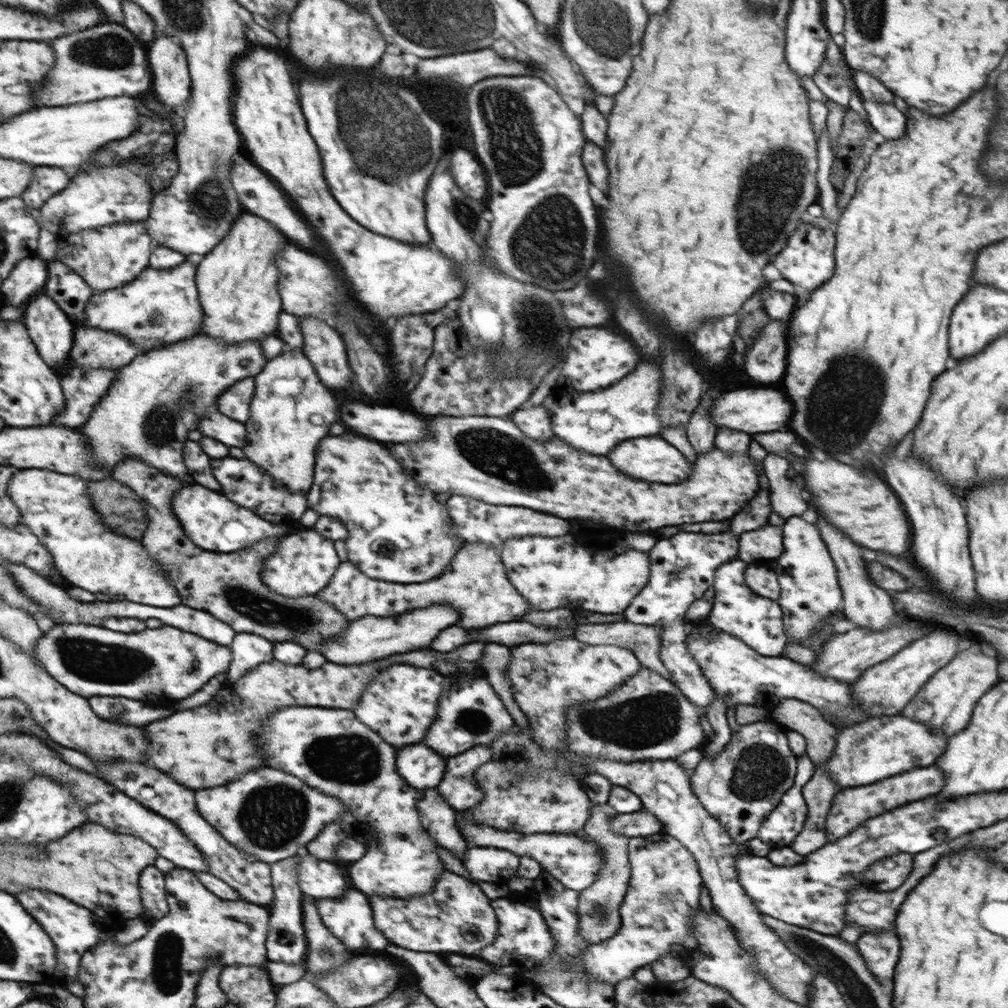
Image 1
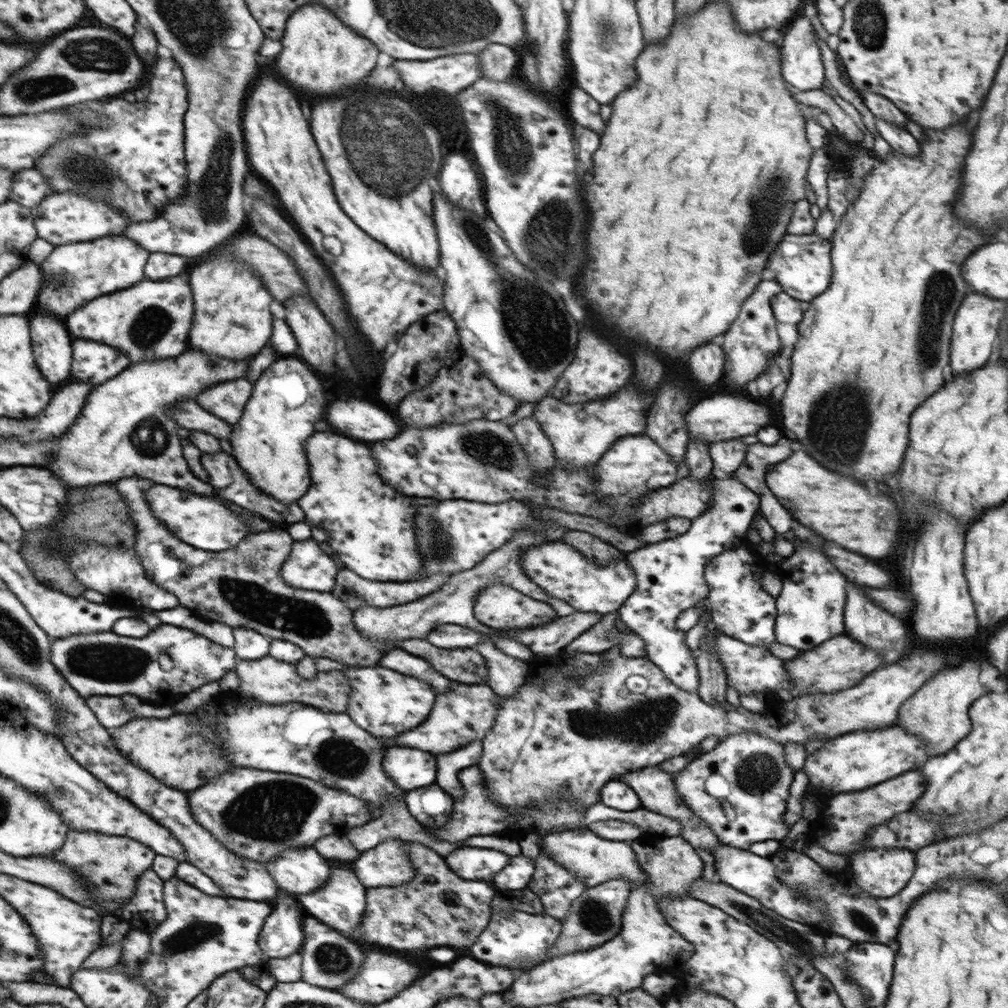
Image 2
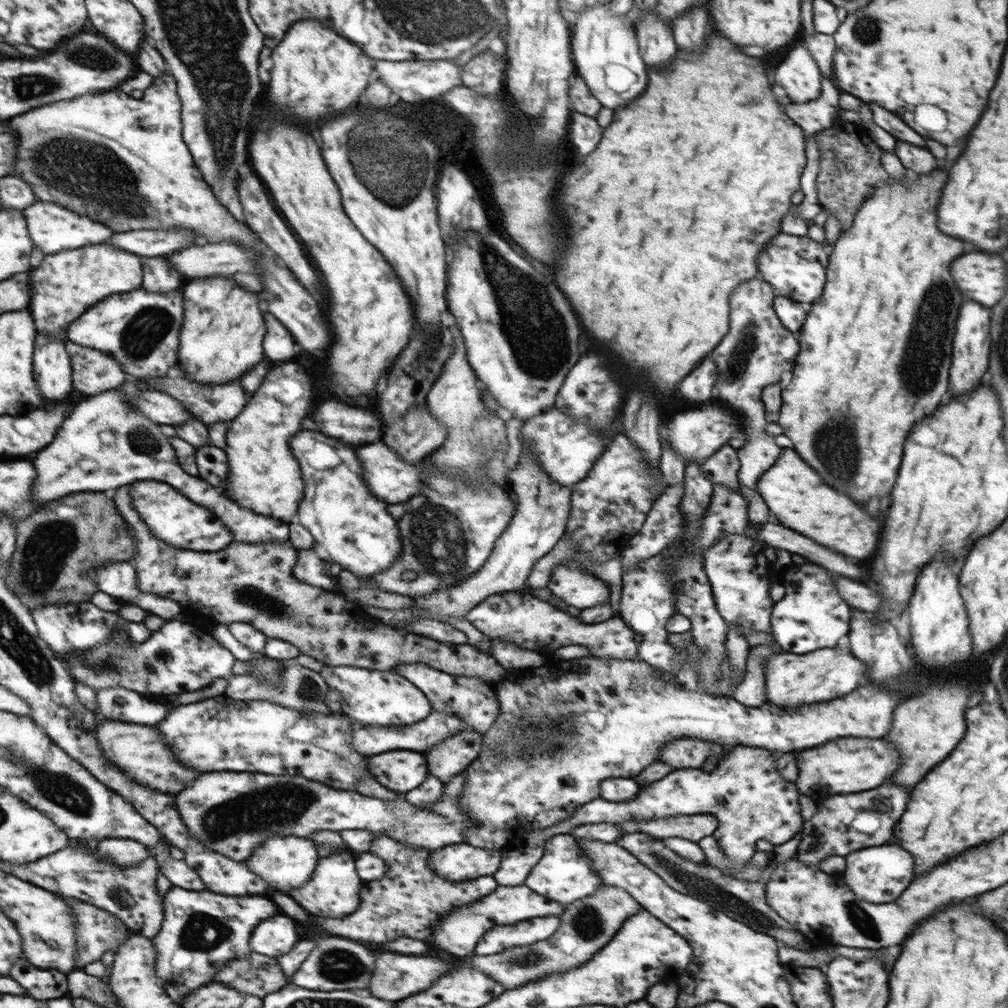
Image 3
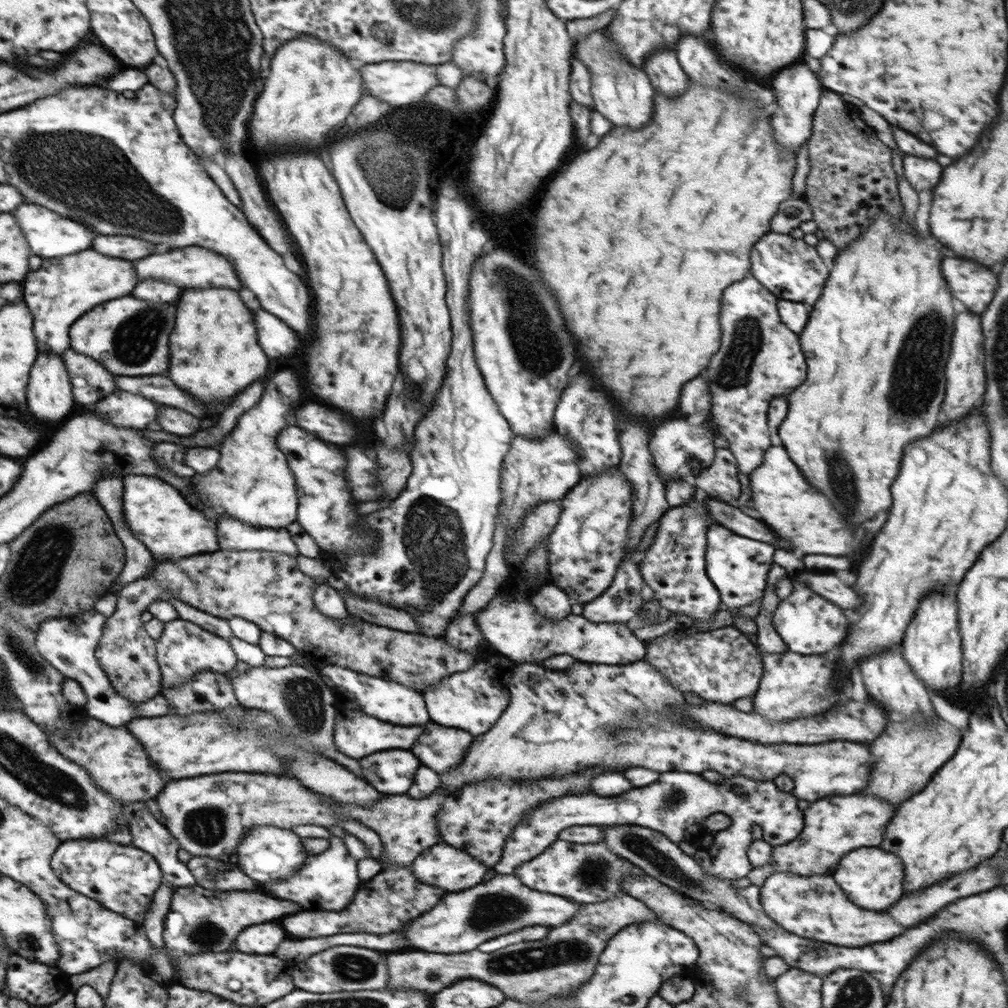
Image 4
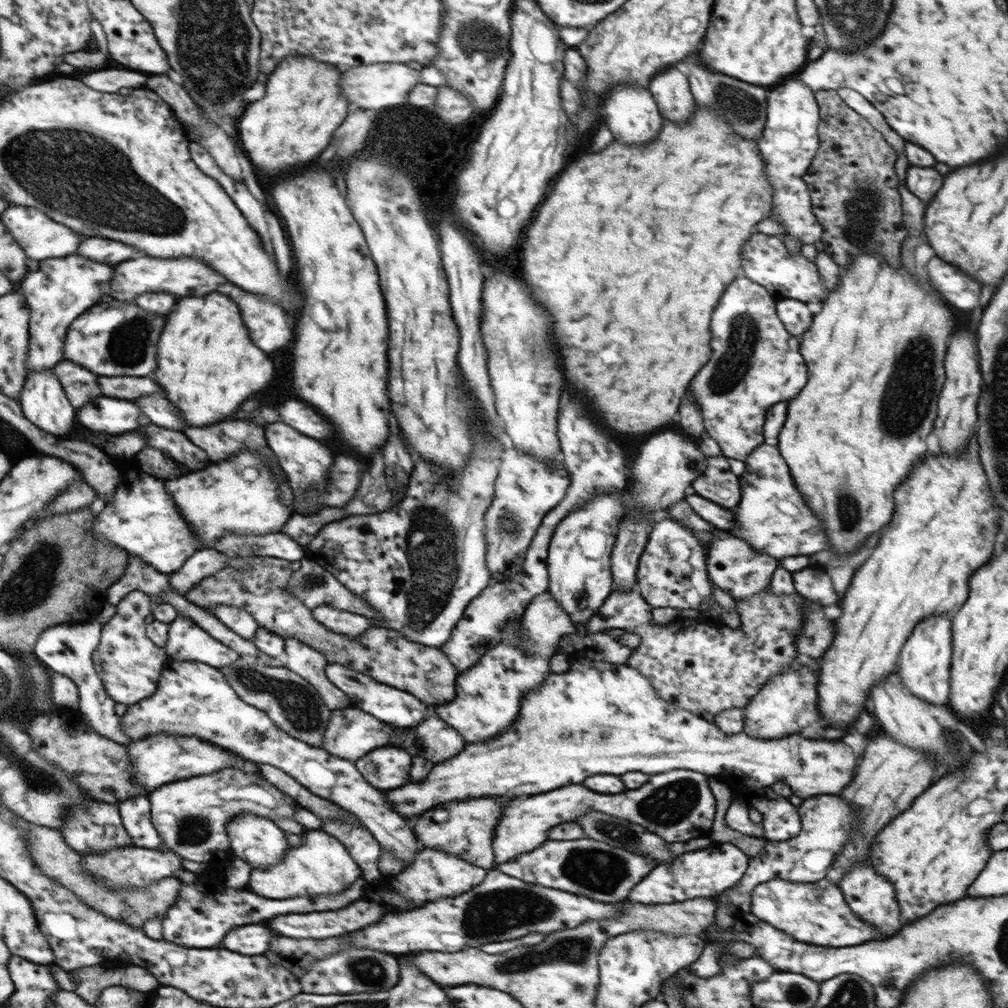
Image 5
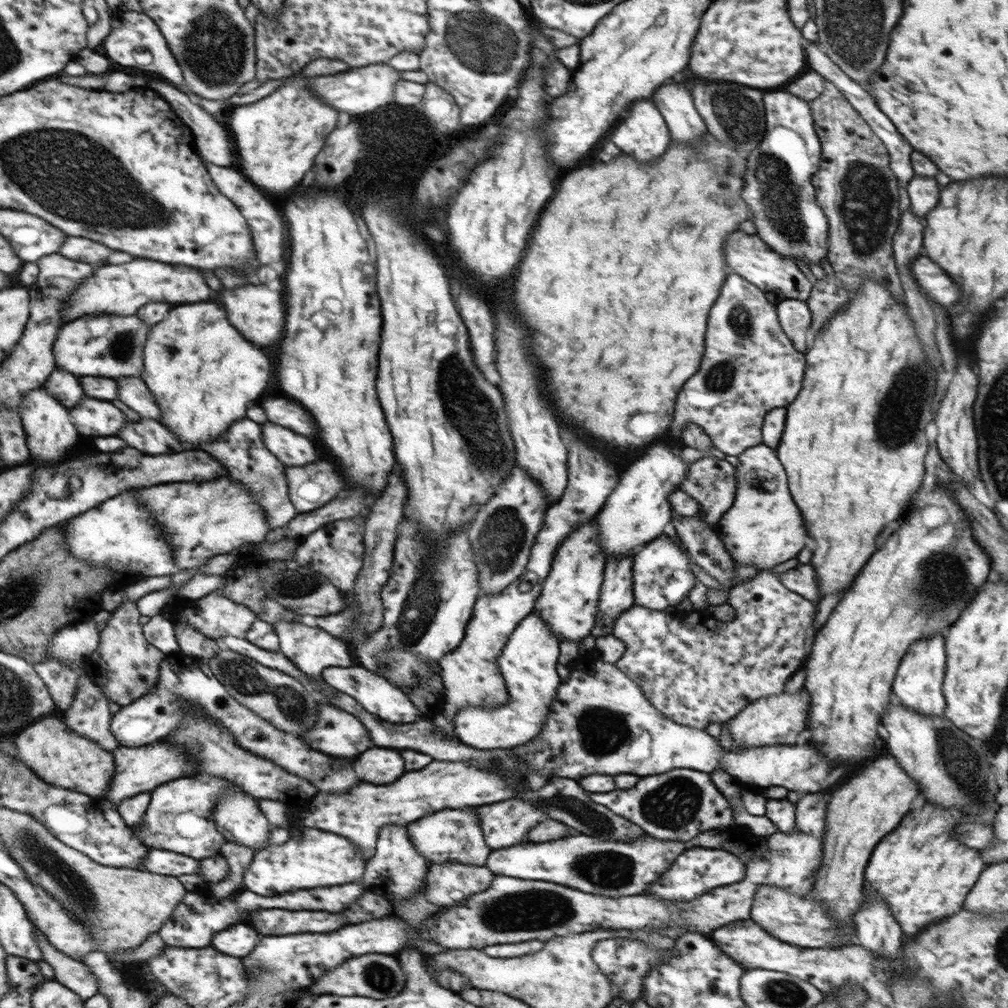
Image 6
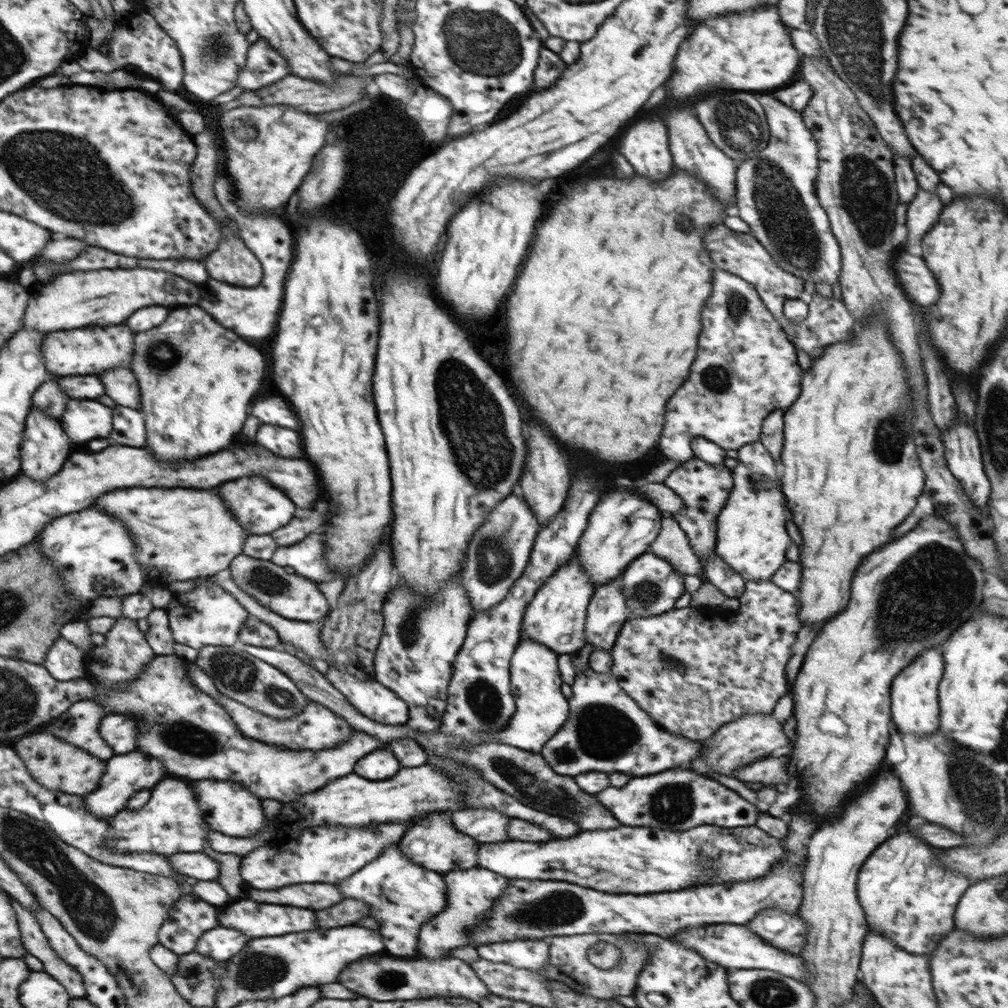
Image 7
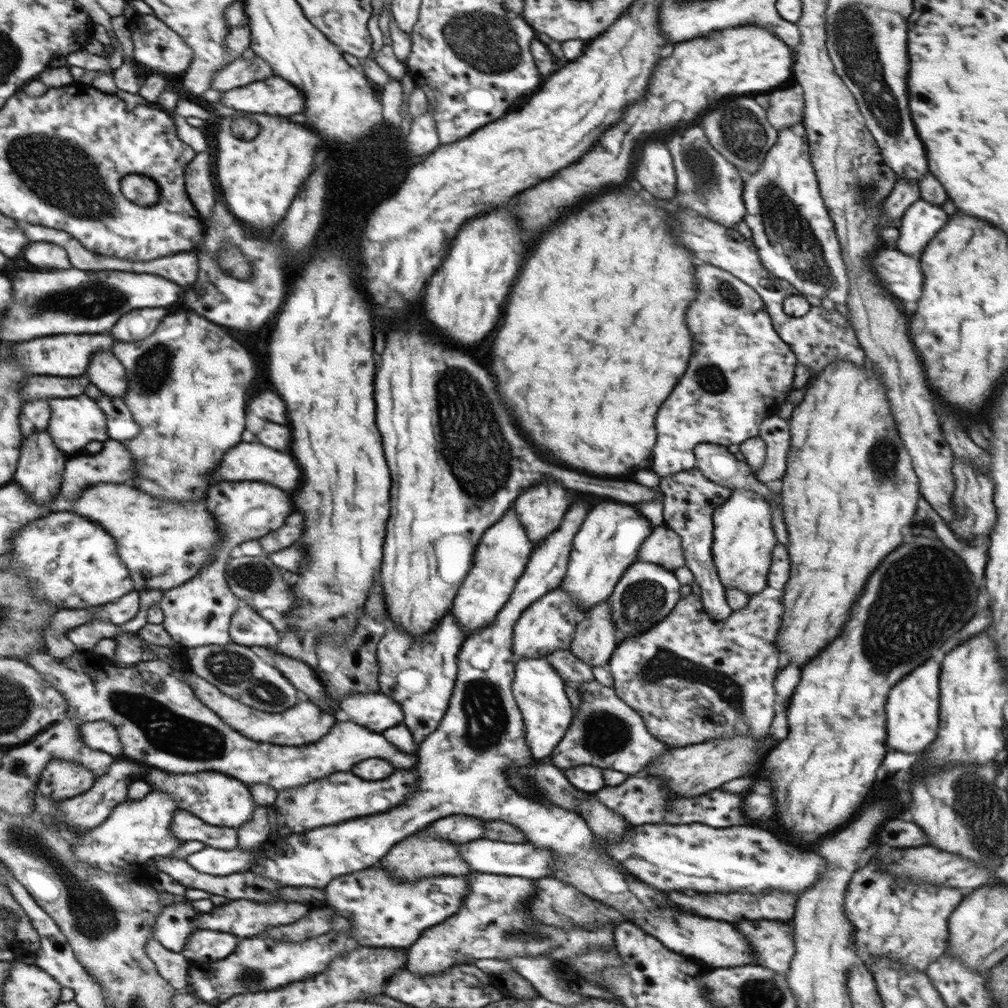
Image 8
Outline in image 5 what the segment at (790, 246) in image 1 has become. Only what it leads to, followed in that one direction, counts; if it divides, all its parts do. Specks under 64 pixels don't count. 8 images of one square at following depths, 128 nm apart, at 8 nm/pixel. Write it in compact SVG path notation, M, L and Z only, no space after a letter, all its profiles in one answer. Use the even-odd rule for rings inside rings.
M758 232L748 238L746 246L742 248L740 259L742 259L742 276L762 285L777 301L782 298L796 299L804 303L820 302L828 296L830 291L838 287L843 271L824 251L816 255L814 263L802 254L791 255L781 236L770 236Z

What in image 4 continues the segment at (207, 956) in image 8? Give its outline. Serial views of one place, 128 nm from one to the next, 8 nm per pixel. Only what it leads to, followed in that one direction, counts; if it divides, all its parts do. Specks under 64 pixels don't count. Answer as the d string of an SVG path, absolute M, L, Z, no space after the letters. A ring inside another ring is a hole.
M258 924L248 928L248 932L240 936L240 944L236 942L234 950L252 954L274 954L286 938L288 934L280 924Z

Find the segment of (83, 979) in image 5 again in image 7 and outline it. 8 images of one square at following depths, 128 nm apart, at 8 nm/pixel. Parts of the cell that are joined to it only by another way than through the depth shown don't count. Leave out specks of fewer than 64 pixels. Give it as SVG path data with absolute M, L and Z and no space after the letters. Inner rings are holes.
M11 899L11 903L14 905L16 916L19 917L19 928L22 930L23 944L27 947L27 951L43 962L43 971L62 983L64 988L71 993L71 998L84 997L86 991L83 977L72 965L56 955L56 951L50 947L48 937L44 935L36 917L26 911L17 901Z

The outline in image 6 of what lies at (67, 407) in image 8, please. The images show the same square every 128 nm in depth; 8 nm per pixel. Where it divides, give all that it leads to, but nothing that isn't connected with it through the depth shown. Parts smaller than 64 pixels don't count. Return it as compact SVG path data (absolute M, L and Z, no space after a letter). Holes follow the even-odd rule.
M85 397L78 406L72 408L76 416L75 426L88 442L101 436L114 436L126 426L126 416L112 401Z

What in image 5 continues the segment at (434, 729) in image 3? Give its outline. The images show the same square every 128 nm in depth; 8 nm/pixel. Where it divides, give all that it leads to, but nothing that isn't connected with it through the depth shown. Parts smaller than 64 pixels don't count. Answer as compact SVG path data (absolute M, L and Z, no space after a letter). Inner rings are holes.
M348 706L348 708L332 711L328 726L324 730L323 748L338 758L346 758L346 760L354 762L354 760L362 758L364 754L372 752L374 748L392 744L400 732L402 732L402 728L392 728L392 726L376 720L374 716L368 716L366 712Z

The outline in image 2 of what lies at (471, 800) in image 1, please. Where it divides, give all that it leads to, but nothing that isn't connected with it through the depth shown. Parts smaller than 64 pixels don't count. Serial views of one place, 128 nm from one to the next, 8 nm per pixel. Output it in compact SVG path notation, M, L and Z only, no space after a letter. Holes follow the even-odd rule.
M474 741L466 746L452 750L450 754L438 756L438 780L436 784L444 788L453 799L464 796L464 787L458 780L458 772L462 768L471 767L480 762L483 755L483 744Z

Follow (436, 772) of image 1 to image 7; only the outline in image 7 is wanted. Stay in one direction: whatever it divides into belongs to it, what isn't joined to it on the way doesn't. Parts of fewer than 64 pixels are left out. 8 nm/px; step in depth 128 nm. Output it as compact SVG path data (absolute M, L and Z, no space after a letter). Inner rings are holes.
M374 750L360 764L356 764L354 773L358 776L364 776L368 780L388 780L400 770L400 762L396 756L388 750Z

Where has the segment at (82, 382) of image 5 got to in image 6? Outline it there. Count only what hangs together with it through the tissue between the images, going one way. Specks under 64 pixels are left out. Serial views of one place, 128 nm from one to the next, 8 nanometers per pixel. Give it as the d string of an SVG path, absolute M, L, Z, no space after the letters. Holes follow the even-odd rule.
M64 370L53 371L44 386L52 397L68 408L78 406L86 397L80 377Z

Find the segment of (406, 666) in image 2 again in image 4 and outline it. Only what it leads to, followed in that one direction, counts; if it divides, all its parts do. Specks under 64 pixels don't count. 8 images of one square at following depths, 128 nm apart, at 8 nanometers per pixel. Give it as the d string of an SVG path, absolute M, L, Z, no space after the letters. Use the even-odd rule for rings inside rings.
M487 652L482 660L464 672L455 672L442 679L436 685L426 685L424 700L430 712L430 720L440 722L442 726L458 728L474 736L488 732L510 704L510 683L514 675L515 664L502 669L496 666L497 659L504 658L498 652Z

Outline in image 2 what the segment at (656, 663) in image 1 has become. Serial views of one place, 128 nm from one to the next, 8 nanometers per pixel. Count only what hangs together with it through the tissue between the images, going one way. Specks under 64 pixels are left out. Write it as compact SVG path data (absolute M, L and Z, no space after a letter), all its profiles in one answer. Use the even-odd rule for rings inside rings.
M615 614L603 615L602 620L587 628L571 644L565 646L564 650L568 653L602 653L614 646L618 646L622 656L628 658L646 659L646 641L638 634L627 634L617 632L614 629Z

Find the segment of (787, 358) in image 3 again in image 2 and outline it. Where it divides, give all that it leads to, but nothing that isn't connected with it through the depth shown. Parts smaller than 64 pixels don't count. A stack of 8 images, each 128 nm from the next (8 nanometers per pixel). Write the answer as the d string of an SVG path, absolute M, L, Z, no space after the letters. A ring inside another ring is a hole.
M774 279L759 282L758 288L740 306L736 320L733 320L730 328L722 334L724 342L720 340L720 344L724 348L726 360L730 358L728 360L730 371L726 371L722 378L728 376L726 382L732 384L734 388L742 388L750 380L754 380L756 376L763 374L767 368L767 362L780 355L783 346L776 327L776 318L772 314L771 300L772 297L781 292L780 283ZM779 440L772 445L761 442L748 445L743 465L735 472L738 480L759 497L759 511L777 534L790 531L796 520L769 490L765 476L768 465L776 465L793 453L788 444L791 441L784 443Z

